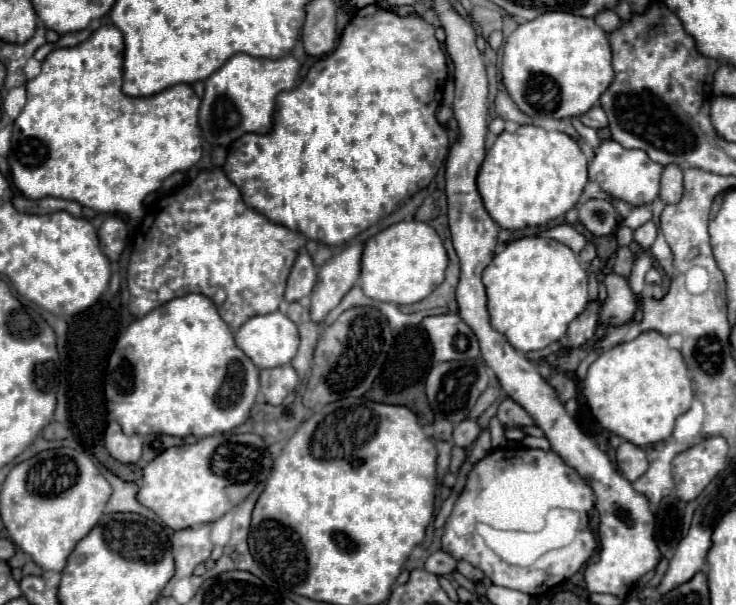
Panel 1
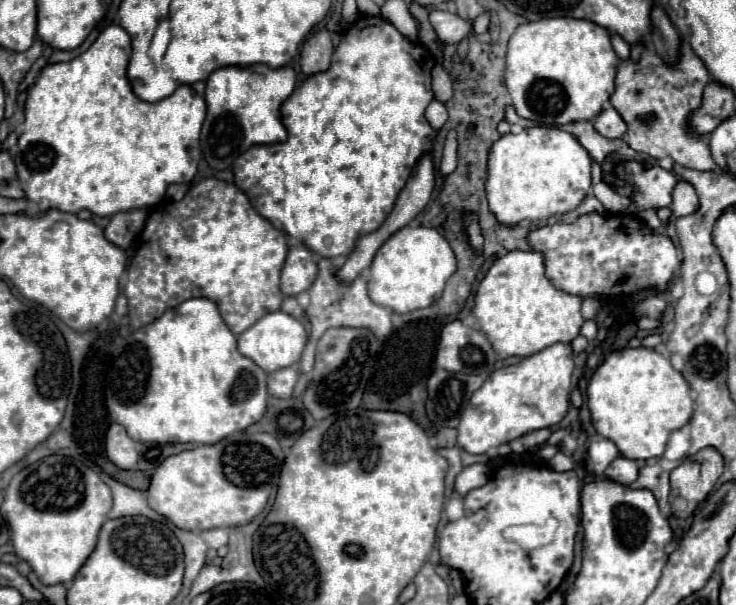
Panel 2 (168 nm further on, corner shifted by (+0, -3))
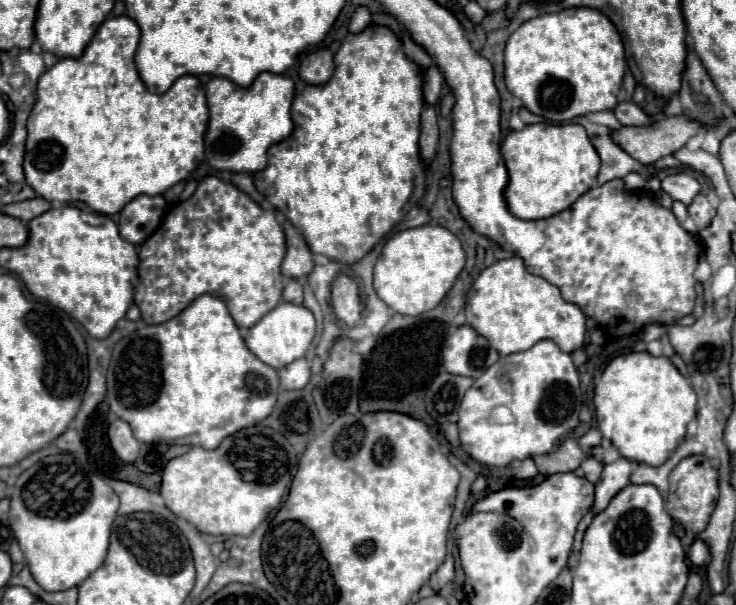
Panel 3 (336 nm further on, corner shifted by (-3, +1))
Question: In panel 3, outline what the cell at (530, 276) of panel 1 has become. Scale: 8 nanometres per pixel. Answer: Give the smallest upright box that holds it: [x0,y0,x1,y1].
[465,256,587,356]

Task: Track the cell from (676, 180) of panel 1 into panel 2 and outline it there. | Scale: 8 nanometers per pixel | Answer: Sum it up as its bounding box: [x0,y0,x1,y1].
[672,182,700,218]

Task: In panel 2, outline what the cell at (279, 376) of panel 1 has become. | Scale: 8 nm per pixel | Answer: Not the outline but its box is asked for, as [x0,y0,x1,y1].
[268,368,298,396]

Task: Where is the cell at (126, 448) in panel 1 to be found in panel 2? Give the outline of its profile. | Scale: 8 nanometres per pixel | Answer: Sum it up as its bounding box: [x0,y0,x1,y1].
[106,424,138,470]

